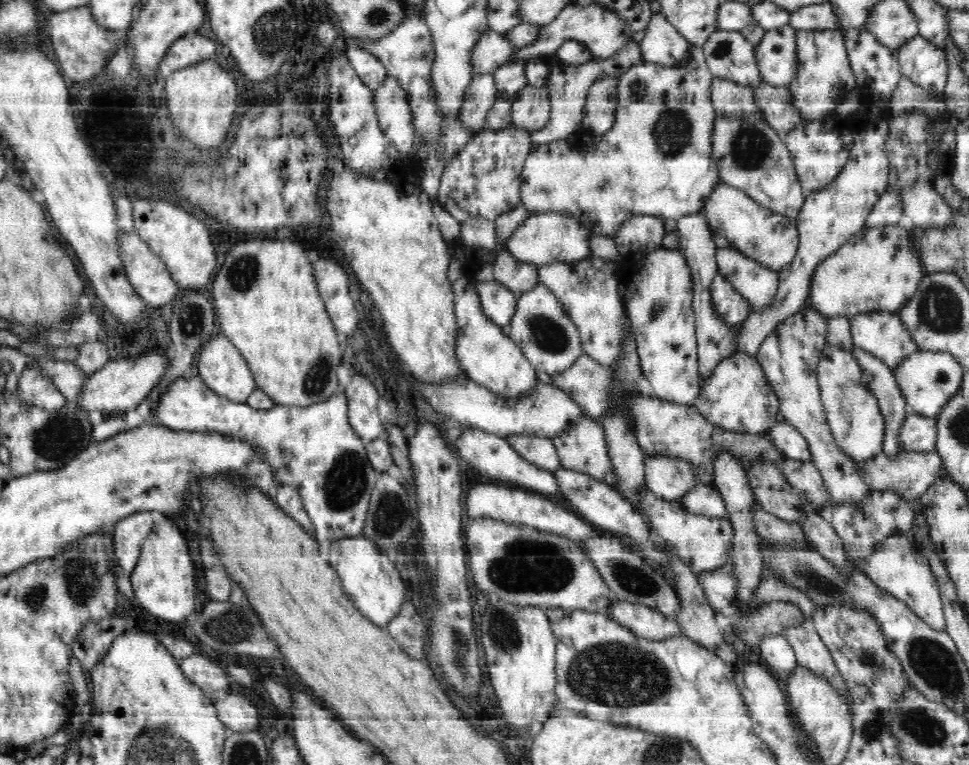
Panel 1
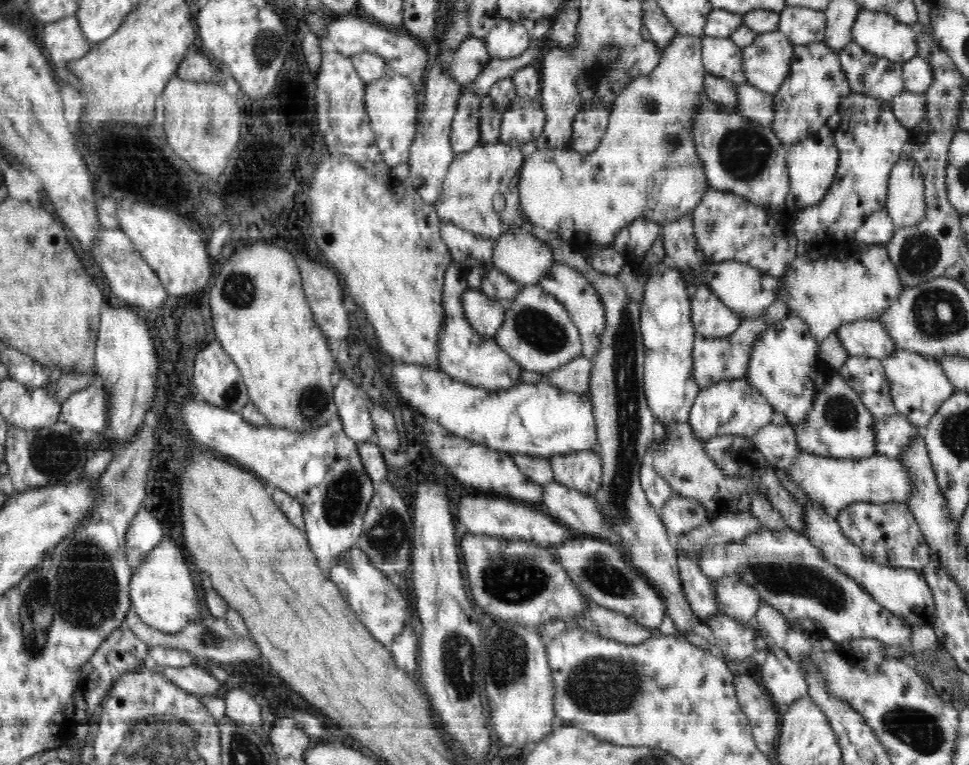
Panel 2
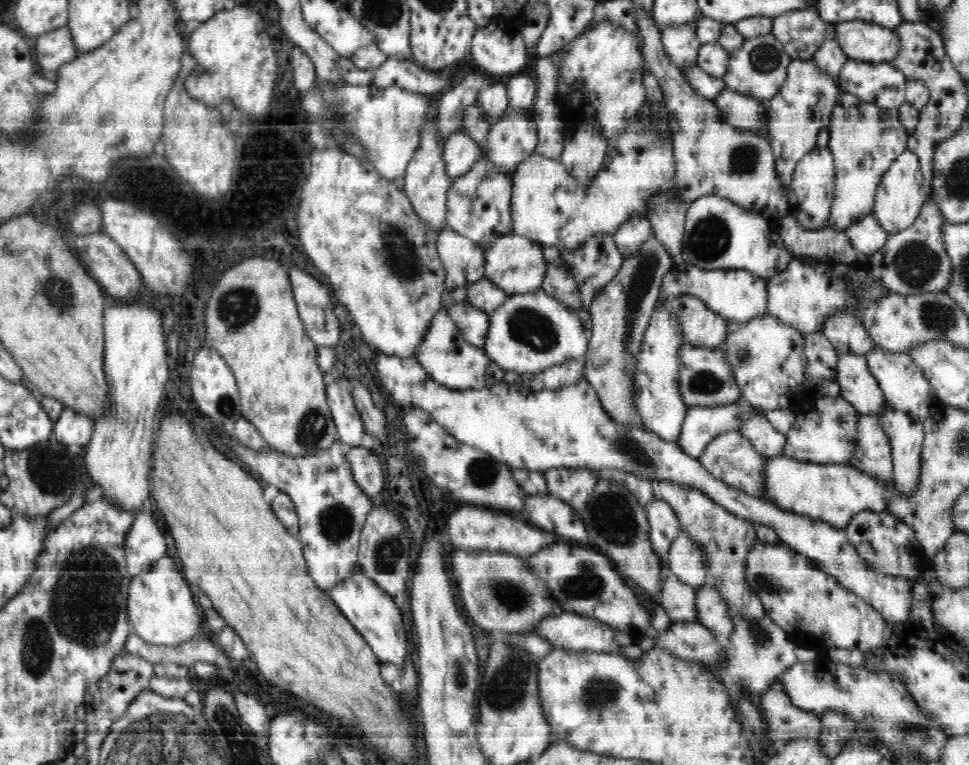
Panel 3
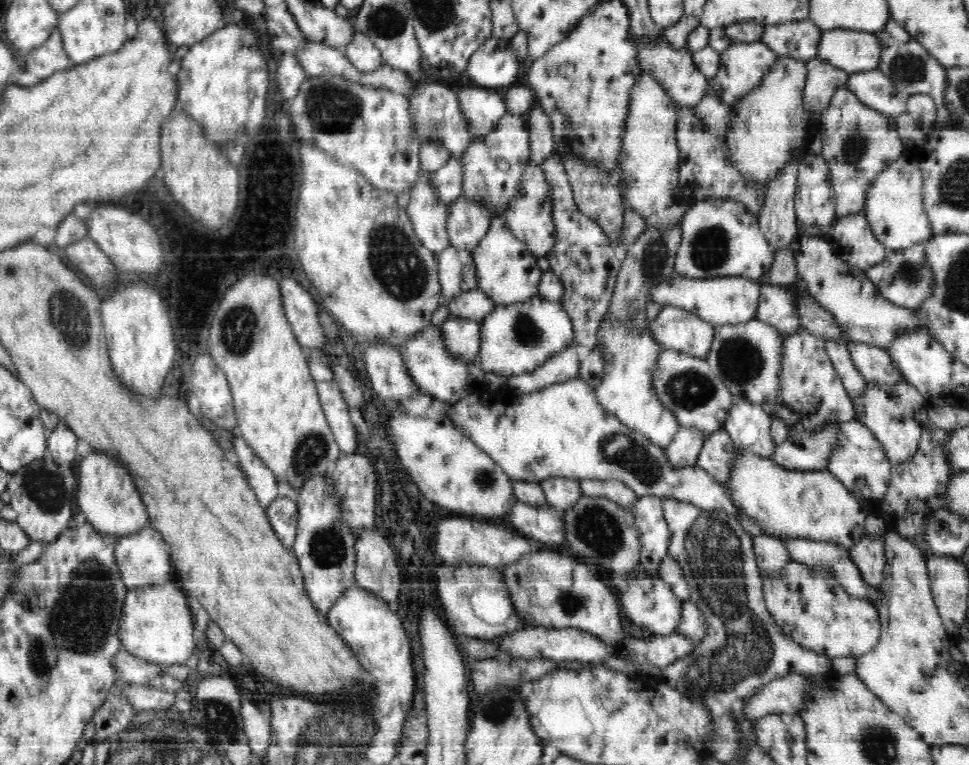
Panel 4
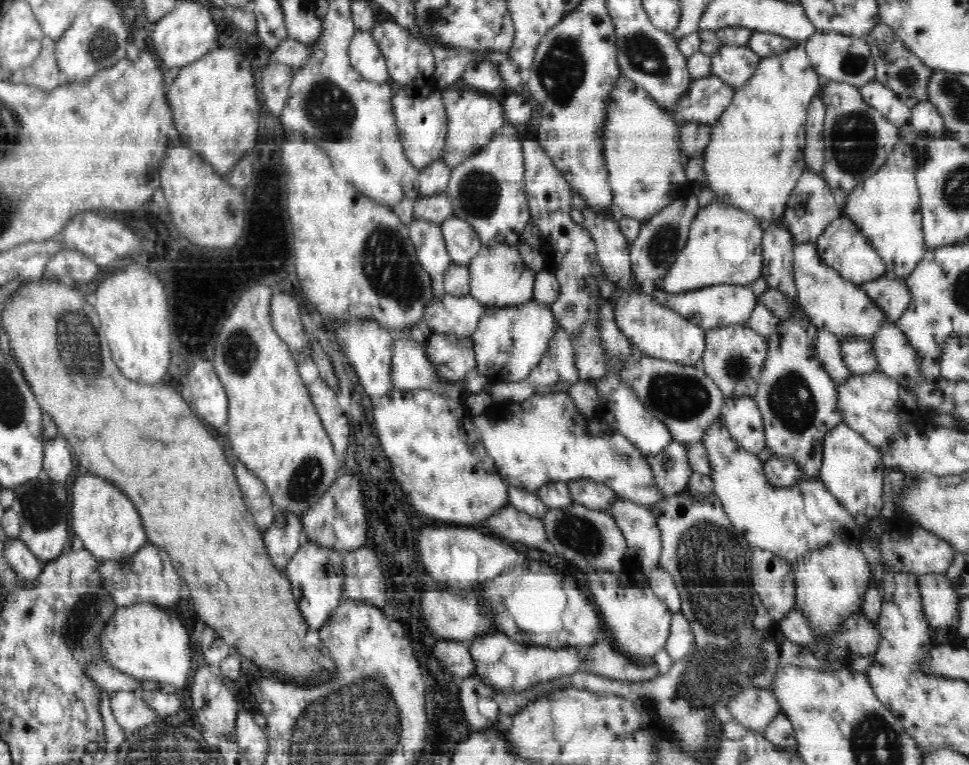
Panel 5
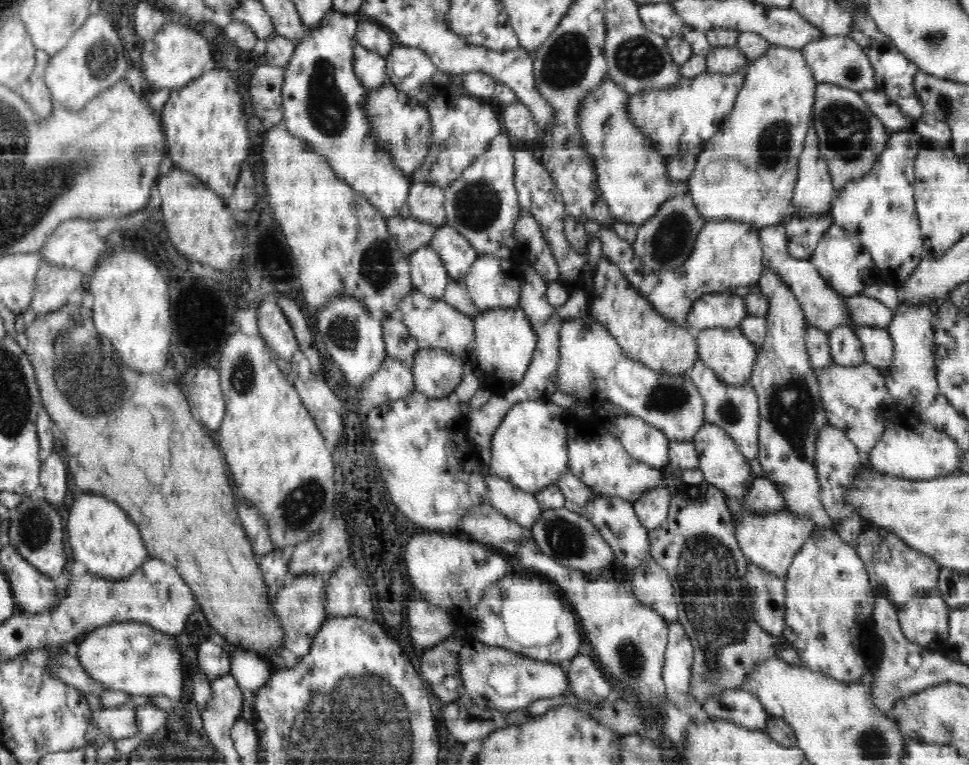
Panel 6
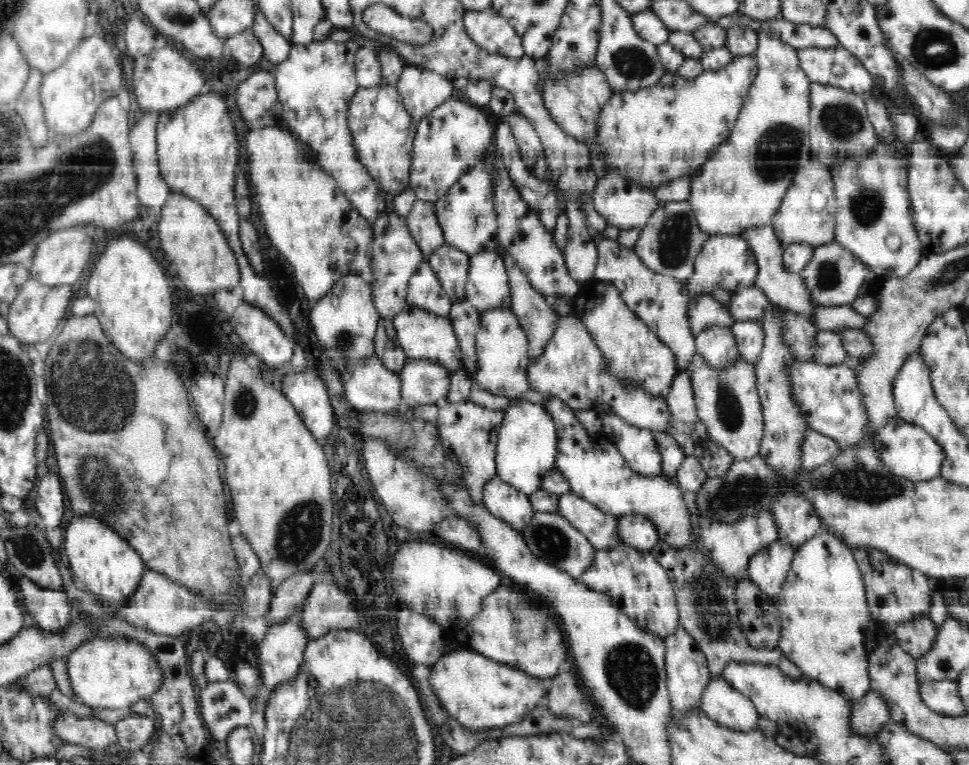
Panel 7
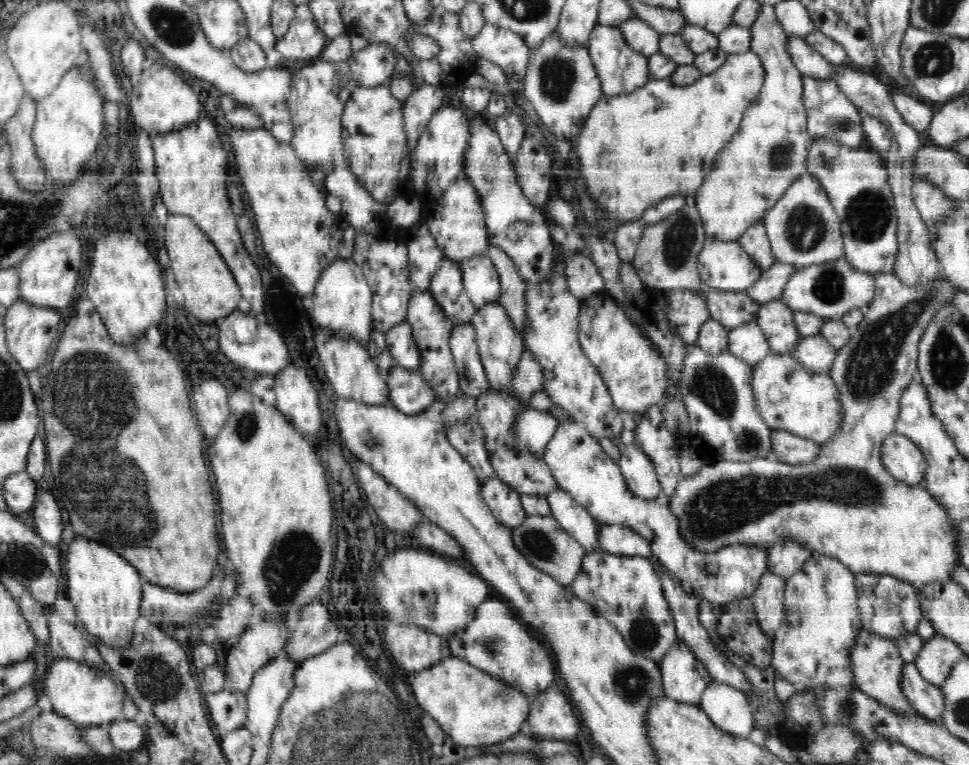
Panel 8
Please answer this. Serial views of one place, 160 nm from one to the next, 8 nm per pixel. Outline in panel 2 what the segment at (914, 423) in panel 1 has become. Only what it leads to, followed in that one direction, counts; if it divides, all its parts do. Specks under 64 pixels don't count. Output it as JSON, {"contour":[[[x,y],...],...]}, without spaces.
{"contour":[[[898,413],[884,419],[875,418],[873,426],[876,429],[876,454],[890,458],[899,458],[916,435],[922,437],[924,434],[924,428],[915,427],[908,417]]]}

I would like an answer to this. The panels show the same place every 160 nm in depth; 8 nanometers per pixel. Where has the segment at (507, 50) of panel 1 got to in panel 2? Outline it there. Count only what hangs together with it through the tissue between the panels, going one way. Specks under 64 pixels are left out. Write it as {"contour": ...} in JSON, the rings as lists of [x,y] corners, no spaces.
{"contour":[[[468,37],[446,64],[446,71],[462,86],[474,83],[491,62],[485,40]]]}

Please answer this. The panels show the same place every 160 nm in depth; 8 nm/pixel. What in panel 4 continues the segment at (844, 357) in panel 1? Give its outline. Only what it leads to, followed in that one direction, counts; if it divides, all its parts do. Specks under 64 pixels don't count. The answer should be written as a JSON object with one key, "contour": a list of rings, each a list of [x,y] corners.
{"contour":[[[832,424],[832,426],[826,426],[822,432],[816,430],[812,432],[810,436],[798,431],[796,436],[788,436],[788,438],[776,447],[770,459],[773,464],[784,468],[784,470],[790,470],[793,472],[812,472],[812,471],[824,471],[828,466],[828,458],[836,446],[836,434],[838,431],[838,424]]]}

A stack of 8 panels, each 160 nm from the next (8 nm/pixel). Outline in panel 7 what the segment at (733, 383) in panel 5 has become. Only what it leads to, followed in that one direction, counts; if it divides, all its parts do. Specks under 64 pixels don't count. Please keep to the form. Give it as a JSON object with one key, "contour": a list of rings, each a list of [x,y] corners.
{"contour":[[[712,325],[695,336],[696,352],[716,368],[729,366],[740,359],[731,327]]]}

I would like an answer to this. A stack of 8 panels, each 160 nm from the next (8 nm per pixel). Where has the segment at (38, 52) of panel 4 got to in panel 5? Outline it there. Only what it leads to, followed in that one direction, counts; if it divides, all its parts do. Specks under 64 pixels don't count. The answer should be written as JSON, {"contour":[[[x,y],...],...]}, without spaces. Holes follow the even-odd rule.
{"contour":[[[44,38],[41,43],[41,52],[38,58],[21,70],[19,79],[30,86],[36,86],[40,90],[52,90],[66,82],[56,66],[56,44],[52,38]],[[26,78],[26,80],[22,80]]]}

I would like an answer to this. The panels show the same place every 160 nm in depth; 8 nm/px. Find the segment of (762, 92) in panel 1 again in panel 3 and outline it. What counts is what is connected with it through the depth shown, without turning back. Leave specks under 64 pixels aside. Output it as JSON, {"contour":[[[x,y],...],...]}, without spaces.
{"contour":[[[725,89],[713,100],[718,107],[722,121],[745,131],[760,132],[764,123],[761,120],[763,100],[745,97]]]}

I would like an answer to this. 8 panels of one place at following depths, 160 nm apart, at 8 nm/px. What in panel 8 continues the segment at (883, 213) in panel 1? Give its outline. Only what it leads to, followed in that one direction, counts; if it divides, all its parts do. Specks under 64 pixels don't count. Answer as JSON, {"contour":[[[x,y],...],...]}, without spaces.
{"contour":[[[844,258],[831,264],[816,263],[798,269],[784,286],[781,301],[792,311],[800,310],[826,319],[841,319],[854,309],[865,310],[875,298],[876,283],[871,273],[858,270]]]}

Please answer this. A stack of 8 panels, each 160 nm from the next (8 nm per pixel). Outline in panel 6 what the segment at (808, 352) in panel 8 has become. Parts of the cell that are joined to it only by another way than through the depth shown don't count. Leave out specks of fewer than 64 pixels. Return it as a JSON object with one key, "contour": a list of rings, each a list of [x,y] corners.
{"contour":[[[836,326],[828,332],[829,356],[840,366],[860,366],[864,364],[862,343],[848,326]]]}

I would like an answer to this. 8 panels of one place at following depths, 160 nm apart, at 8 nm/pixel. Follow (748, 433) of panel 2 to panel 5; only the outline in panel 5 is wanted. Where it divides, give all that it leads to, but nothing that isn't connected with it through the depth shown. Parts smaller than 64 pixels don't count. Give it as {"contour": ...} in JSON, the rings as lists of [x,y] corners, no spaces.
{"contour":[[[672,440],[658,456],[648,457],[655,490],[662,499],[682,493],[693,473],[685,454],[687,446]]]}

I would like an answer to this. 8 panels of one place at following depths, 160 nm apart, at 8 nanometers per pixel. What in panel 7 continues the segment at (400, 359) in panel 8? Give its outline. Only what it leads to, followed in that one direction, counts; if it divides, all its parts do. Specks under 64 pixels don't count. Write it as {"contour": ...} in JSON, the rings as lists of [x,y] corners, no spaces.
{"contour":[[[407,303],[404,312],[394,317],[392,321],[400,346],[406,352],[406,358],[430,359],[444,365],[452,373],[464,371],[464,351],[458,343],[449,317],[440,317]]]}

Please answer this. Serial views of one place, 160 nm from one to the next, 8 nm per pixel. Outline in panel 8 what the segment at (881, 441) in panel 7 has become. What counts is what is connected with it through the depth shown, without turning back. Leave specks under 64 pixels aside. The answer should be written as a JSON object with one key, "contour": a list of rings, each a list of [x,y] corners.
{"contour":[[[894,431],[882,443],[880,450],[881,464],[893,480],[906,485],[921,485],[924,479],[925,460],[920,448],[904,436]]]}

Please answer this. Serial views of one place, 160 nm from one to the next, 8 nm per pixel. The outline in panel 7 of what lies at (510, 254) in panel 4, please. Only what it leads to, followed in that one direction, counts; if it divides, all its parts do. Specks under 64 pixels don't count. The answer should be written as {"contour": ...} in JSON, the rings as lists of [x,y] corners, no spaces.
{"contour":[[[484,251],[469,258],[466,300],[481,312],[510,308],[508,273],[498,252]]]}

